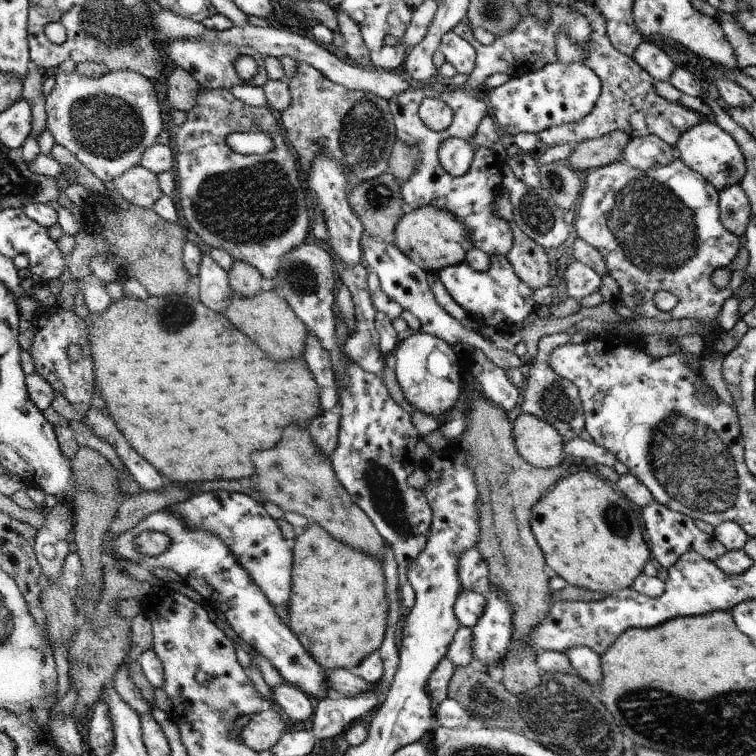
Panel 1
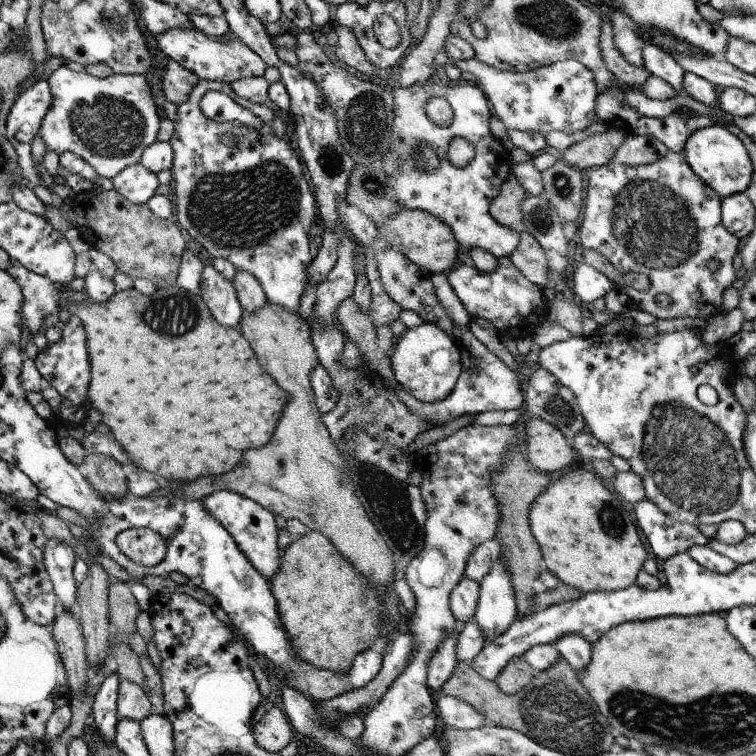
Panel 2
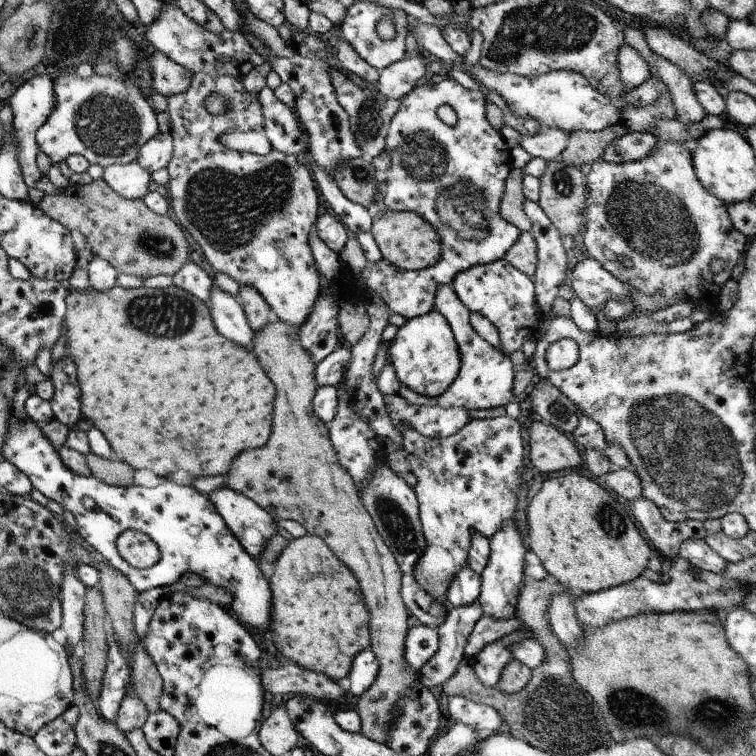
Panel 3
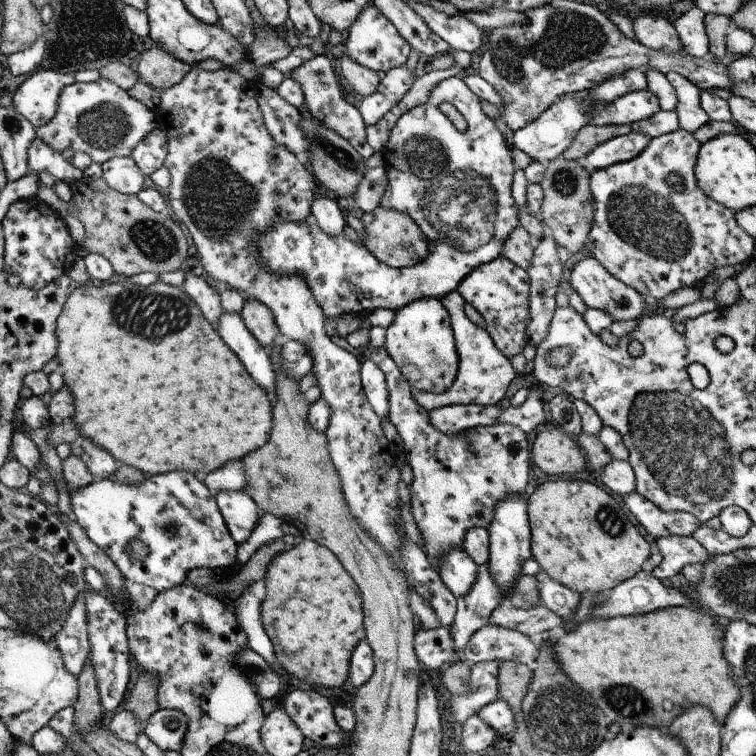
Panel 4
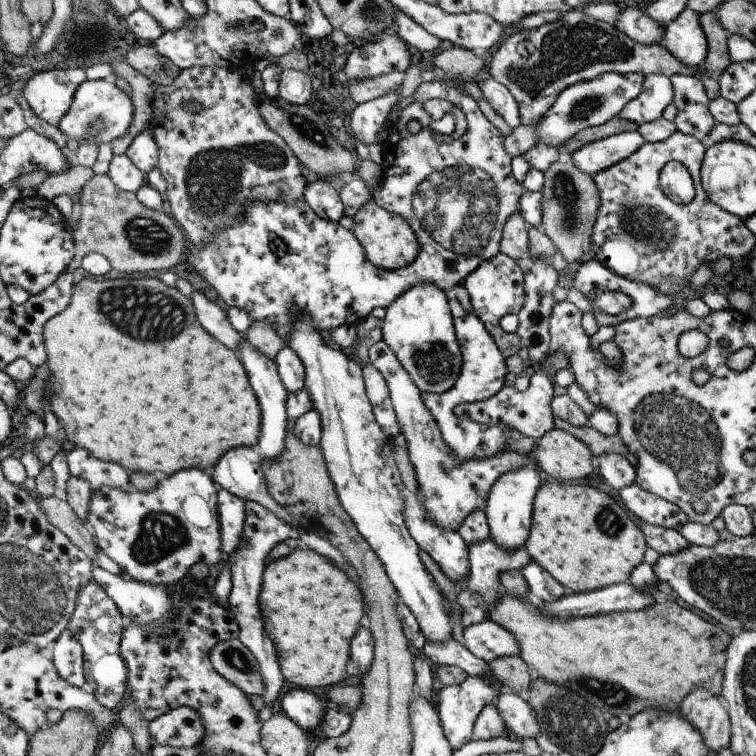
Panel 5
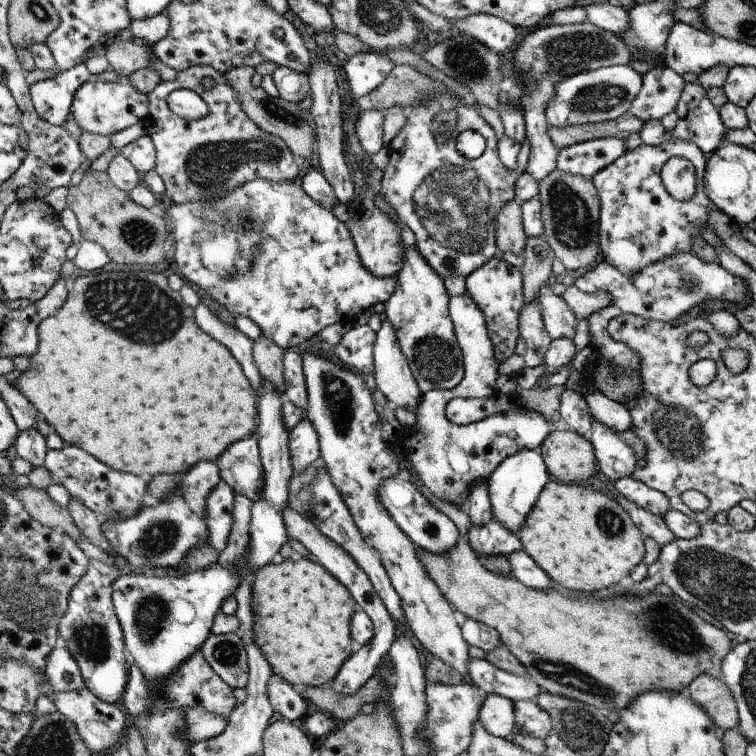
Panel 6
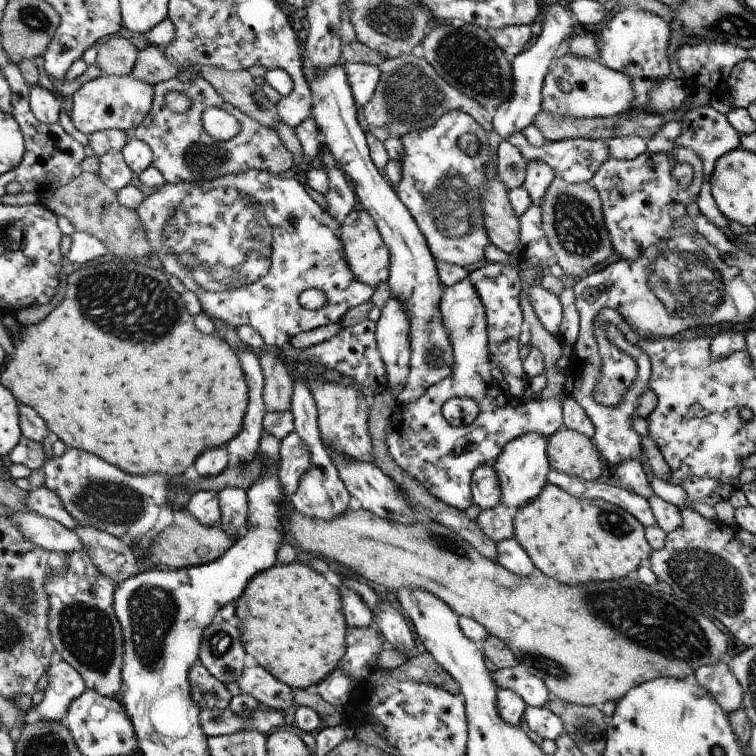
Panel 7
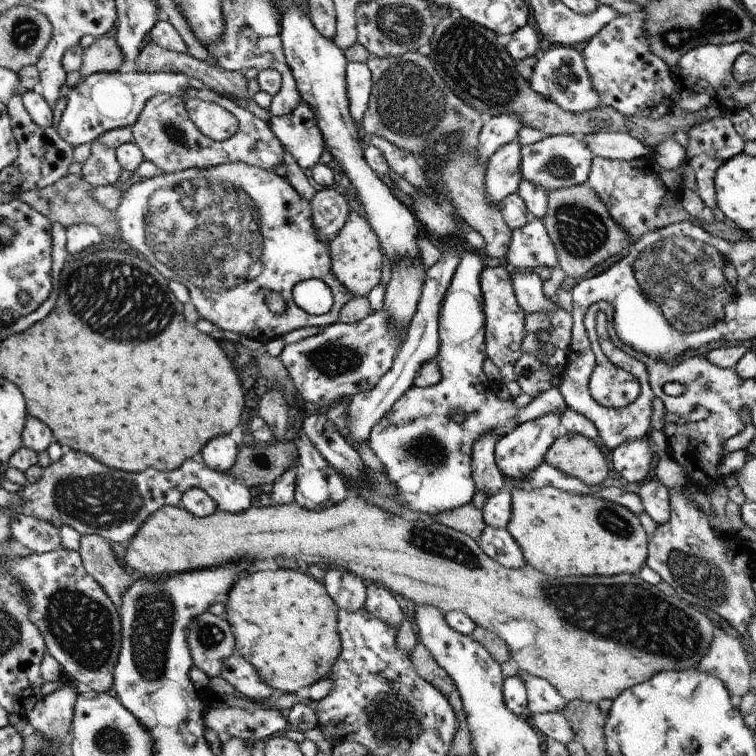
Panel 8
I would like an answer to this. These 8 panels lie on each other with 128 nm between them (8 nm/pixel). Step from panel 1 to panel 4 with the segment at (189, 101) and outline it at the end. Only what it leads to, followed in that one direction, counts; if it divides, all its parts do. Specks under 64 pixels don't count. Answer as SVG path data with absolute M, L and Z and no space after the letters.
M154 45L141 54L139 63L139 81L155 88L167 89L178 85L191 72L192 67L175 59L162 47Z

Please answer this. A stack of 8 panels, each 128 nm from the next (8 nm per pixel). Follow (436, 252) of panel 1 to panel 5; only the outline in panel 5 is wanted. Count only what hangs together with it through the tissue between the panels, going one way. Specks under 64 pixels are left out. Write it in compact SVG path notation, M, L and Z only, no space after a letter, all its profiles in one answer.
M375 201L367 202L353 217L352 232L365 248L366 258L378 268L396 270L416 260L419 242L412 227L400 215L389 213Z

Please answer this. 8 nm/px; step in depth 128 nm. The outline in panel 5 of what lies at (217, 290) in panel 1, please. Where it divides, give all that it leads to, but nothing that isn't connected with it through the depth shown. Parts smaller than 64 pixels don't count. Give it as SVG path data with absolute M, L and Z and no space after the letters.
M247 340L239 344L238 352L240 358L244 358L244 366L248 368L248 374L252 376L252 386L258 395L259 405L262 407L262 436L257 442L256 448L262 453L262 457L275 459L282 457L286 452L286 438L288 434L289 416L287 415L287 398L289 392L279 375L279 369L275 360L262 354L256 347L253 347Z

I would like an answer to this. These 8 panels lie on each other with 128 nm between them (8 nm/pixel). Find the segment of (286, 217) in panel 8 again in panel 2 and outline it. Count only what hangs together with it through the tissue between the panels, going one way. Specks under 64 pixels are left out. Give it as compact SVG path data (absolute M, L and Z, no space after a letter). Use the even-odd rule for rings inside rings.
M435 79L421 85L413 84L409 87L392 87L393 104L395 113L391 124L390 150L396 153L400 161L400 174L392 178L391 189L401 209L420 209L428 211L437 219L444 221L454 233L459 242L458 263L470 263L469 252L474 247L482 247L497 259L509 257L518 246L519 232L513 228L496 222L490 216L491 202L500 194L501 186L511 174L511 165L514 162L513 155L500 144L490 133L489 122L492 116L489 100L484 96L480 87L470 82L452 82L450 85L442 84ZM432 97L445 98L453 108L453 123L447 127L434 124L428 118L425 111L427 100ZM454 137L465 138L476 147L475 157L464 168L456 168L450 164L447 157L449 142Z

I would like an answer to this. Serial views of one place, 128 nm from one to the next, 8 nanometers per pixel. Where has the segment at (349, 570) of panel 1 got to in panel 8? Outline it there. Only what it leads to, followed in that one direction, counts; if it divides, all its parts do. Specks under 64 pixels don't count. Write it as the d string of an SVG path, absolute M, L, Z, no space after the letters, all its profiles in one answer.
M303 566L296 570L279 568L276 571L258 571L248 574L244 576L244 578L239 578L227 595L228 602L226 603L224 618L230 623L232 632L234 633L236 651L254 666L257 674L261 676L261 680L267 685L283 693L297 693L300 688L310 686L330 674L333 664L341 653L341 640L337 629L337 614L340 608L335 603L335 600L328 594L324 583L322 581L318 582L314 577L308 575Z

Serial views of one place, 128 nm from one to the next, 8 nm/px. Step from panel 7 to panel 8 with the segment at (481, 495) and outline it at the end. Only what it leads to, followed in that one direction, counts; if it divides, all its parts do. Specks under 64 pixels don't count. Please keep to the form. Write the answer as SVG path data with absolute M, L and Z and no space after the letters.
M491 431L482 435L471 452L471 471L477 492L491 497L506 484L495 459L495 444L502 432Z

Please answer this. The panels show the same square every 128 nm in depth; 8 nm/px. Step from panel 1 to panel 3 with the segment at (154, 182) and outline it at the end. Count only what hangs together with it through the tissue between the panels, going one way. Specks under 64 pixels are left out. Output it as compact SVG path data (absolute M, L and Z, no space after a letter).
M132 161L125 165L110 165L103 168L103 180L112 190L127 199L143 199L150 192L150 171L147 171L140 163Z

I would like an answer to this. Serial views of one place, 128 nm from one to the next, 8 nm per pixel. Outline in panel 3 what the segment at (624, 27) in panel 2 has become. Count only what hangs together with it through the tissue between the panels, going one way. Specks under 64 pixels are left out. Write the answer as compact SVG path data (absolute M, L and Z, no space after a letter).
M628 43L620 46L616 57L620 79L630 91L651 77L648 62Z

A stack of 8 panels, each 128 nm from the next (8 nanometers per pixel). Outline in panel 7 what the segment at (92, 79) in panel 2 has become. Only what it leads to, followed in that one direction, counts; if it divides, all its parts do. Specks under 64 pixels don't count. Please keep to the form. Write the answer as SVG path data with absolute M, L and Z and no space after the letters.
M102 75L82 84L72 95L70 118L73 125L87 136L108 129L119 131L136 128L147 117L154 104L155 87L142 79L126 76Z

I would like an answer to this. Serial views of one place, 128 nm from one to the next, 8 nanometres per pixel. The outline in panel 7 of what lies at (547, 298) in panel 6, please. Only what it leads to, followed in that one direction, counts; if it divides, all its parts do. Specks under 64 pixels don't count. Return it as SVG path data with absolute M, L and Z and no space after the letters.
M538 282L529 288L529 301L542 326L550 334L558 336L563 315L568 310L564 299L544 289Z

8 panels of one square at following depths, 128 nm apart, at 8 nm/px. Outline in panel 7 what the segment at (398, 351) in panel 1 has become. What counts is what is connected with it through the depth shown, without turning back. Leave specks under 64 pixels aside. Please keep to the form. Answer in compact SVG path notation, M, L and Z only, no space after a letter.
M344 62L337 63L336 66L330 67L326 71L321 71L320 75L316 74L312 79L307 79L307 81L309 82L313 98L311 116L317 122L321 142L336 157L338 166L346 173L346 176L350 176L350 180L356 184L354 188L355 195L358 196L358 200L373 218L377 229L382 235L384 244L390 251L390 268L387 281L390 286L391 296L403 303L403 308L407 311L410 323L411 359L407 385L401 393L395 396L398 403L407 405L409 402L420 398L431 386L450 377L455 363L455 356L452 353L452 341L444 328L441 317L440 301L444 286L439 279L437 262L434 255L430 252L425 236L420 232L416 221L412 218L404 203L398 198L392 184L383 176L382 170L372 162L365 131L362 130L356 119L359 110L356 108L357 102L353 97L353 92L347 79Z

